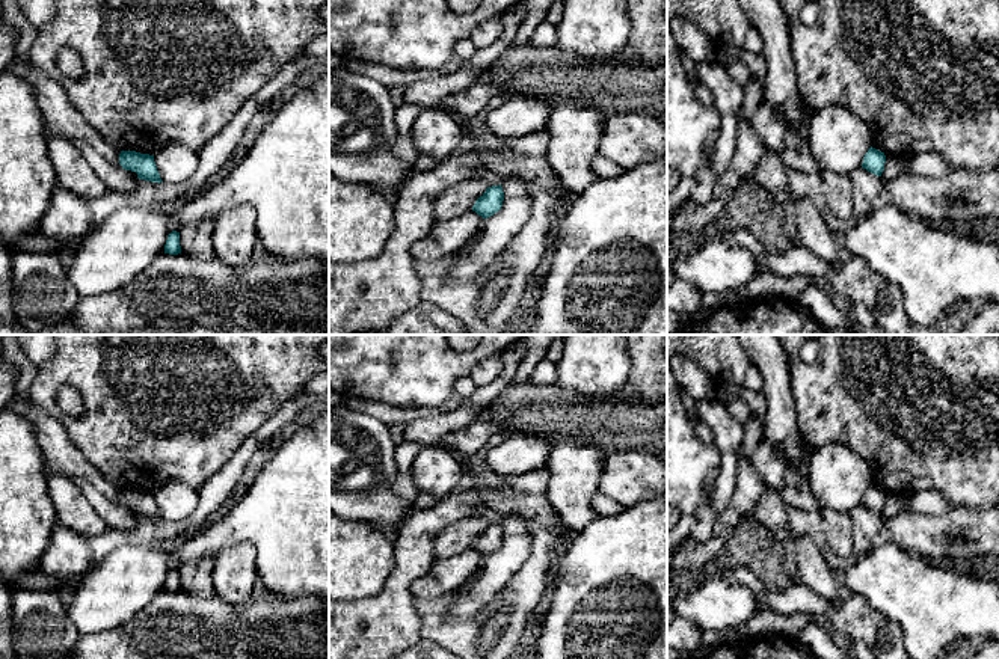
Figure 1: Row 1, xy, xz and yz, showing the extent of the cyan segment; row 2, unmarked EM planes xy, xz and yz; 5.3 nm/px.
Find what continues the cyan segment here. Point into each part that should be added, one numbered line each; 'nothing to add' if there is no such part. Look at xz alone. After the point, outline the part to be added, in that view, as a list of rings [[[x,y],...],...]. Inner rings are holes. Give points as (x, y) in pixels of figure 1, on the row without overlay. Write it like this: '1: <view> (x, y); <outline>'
1: xz (450, 575); [[[468,549],[459,555],[436,561],[427,575],[410,585],[415,599],[436,600],[460,590],[481,564],[483,555]]]

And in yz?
1: yz (895, 504); [[[886,495],[884,508],[881,516],[890,519],[907,511],[907,498],[902,495]]]

